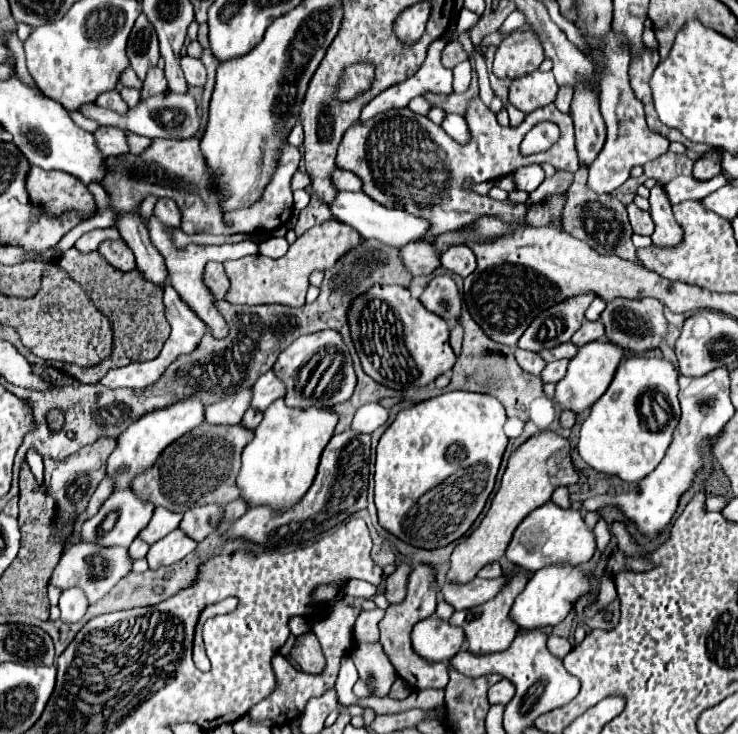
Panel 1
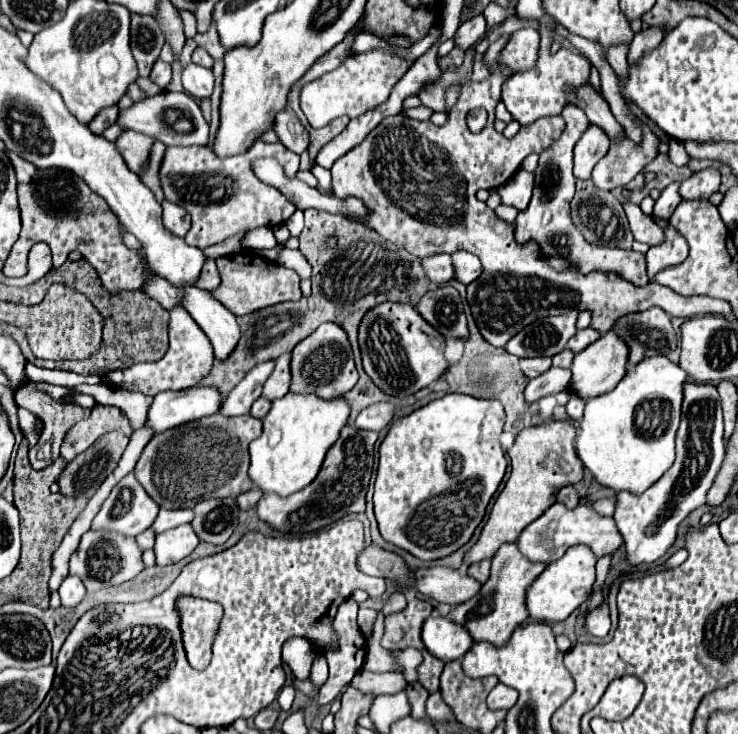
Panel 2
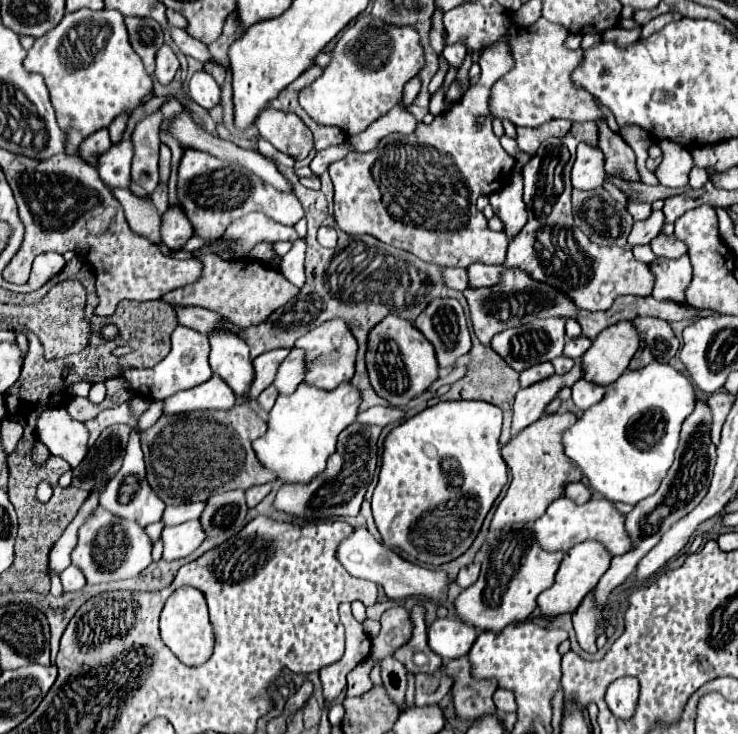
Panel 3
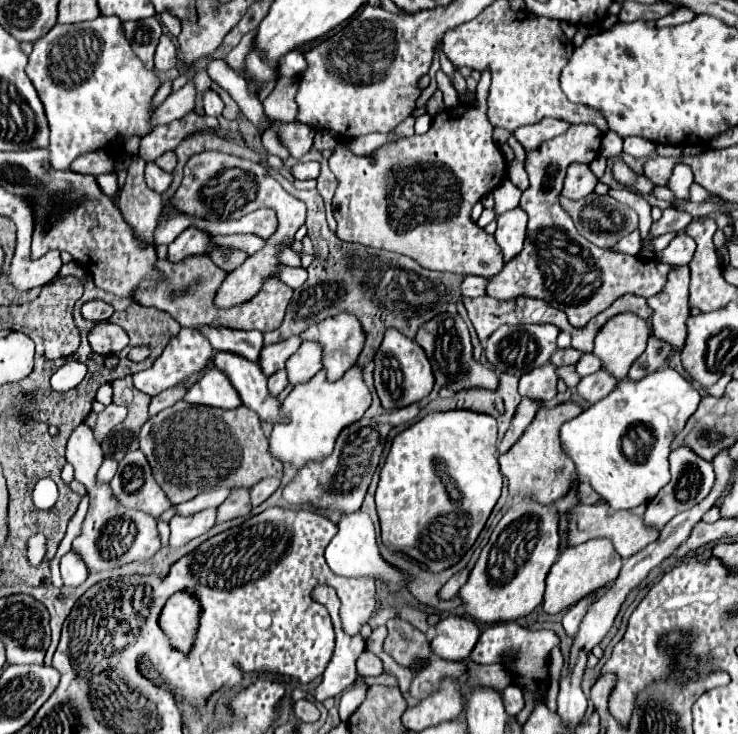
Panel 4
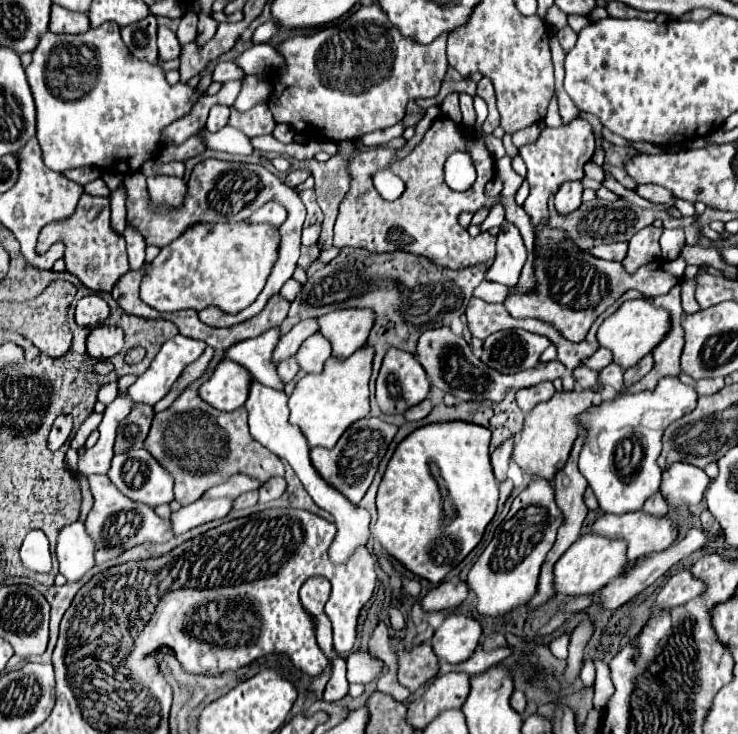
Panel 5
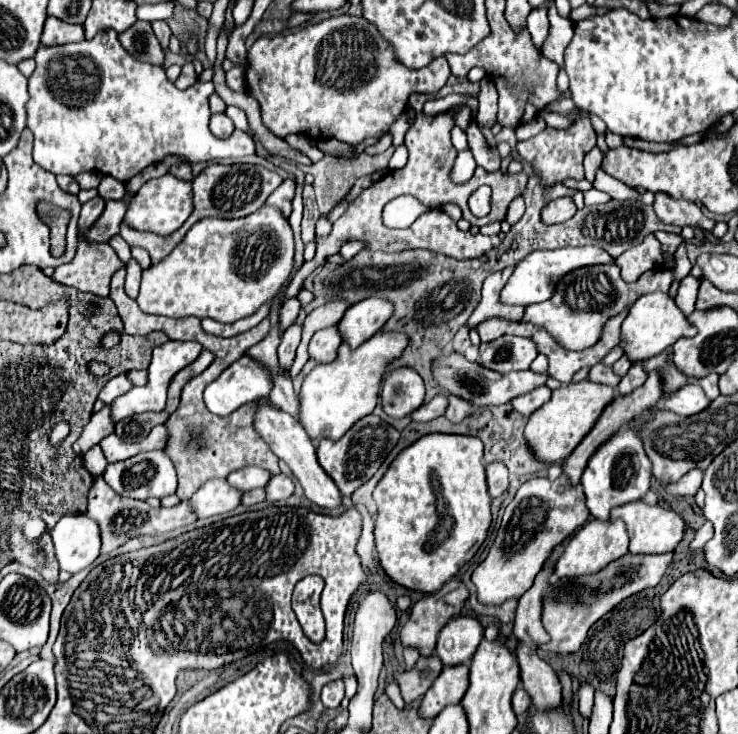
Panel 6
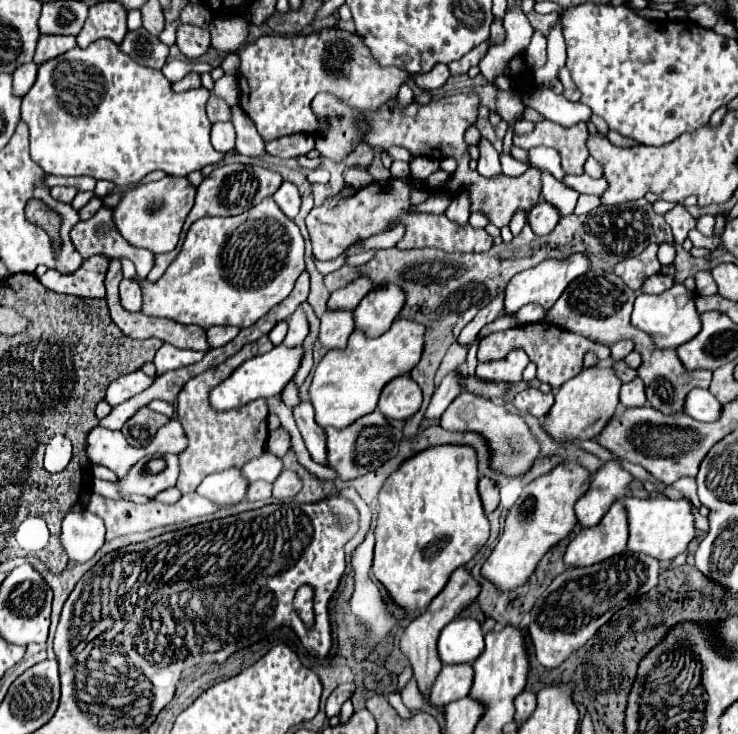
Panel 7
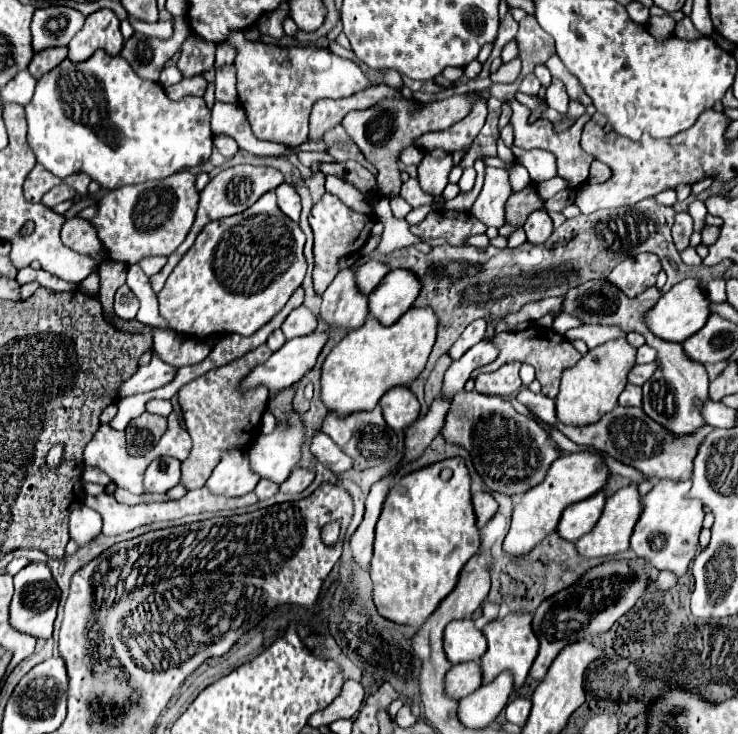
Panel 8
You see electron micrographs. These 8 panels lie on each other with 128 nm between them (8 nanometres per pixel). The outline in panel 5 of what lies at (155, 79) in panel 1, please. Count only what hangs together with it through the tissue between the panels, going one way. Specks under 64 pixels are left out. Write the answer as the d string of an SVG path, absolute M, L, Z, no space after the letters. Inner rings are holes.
M158 26L158 52L160 52L160 60L174 60L180 54L180 44L176 34L168 28L168 26Z

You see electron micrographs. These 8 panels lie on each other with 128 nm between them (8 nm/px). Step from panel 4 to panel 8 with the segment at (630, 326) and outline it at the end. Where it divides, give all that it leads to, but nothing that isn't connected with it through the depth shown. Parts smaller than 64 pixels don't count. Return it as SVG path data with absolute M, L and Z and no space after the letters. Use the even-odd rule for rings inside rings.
M690 278L678 282L678 286L674 286L656 302L656 306L646 314L646 324L658 338L664 338L668 342L684 342L706 324L708 316L710 316L710 298L704 294L700 282Z

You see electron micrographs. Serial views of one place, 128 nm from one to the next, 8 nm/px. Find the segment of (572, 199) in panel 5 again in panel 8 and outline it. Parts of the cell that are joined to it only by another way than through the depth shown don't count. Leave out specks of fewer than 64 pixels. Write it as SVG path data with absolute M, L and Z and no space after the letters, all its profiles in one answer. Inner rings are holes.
M534 210L526 218L522 228L524 228L530 244L540 244L540 242L546 242L546 238L550 238L550 234L552 234L552 220L546 214L546 210Z

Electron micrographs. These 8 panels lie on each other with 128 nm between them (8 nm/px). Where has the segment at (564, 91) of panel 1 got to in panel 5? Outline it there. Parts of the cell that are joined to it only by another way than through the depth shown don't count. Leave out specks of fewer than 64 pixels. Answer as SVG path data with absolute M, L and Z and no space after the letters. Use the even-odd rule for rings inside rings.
M576 118L568 126L544 128L536 142L526 144L526 146L520 148L520 156L522 156L522 160L524 160L526 168L528 168L526 180L530 184L530 196L526 198L524 208L530 214L534 226L546 218L546 214L548 214L546 212L546 202L552 196L552 192L558 192L558 188L564 182L584 178L584 170L582 168L592 158L592 154L594 154L592 126L586 120L582 120L582 118ZM550 228L536 234L536 254L538 288L530 294L510 294L506 308L514 318L538 318L540 322L552 324L570 342L582 342L598 314L612 306L626 290L634 288L644 294L650 292L650 298L666 294L682 282L686 268L686 262L680 256L674 262L650 262L630 276L620 262L594 258L576 248L560 230Z

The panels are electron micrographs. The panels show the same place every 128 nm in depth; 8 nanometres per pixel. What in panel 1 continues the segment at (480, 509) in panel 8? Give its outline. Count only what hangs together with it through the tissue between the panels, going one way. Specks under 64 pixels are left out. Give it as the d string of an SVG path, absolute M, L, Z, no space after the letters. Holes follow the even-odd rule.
M554 360L554 362L550 362L540 374L542 384L550 384L550 382L558 384L562 380L562 376L566 374L566 368L568 368L568 360Z

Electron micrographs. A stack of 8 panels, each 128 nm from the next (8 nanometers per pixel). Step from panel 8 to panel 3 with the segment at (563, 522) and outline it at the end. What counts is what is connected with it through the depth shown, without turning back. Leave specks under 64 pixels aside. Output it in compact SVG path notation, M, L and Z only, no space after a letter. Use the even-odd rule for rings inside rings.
M652 362L640 370L626 370L616 382L606 386L604 398L582 412L582 416L562 434L564 452L582 470L590 486L604 498L636 506L636 502L658 490L662 478L672 466L680 426L690 410L694 410L694 400L698 400L698 396L692 380L674 370L670 364Z

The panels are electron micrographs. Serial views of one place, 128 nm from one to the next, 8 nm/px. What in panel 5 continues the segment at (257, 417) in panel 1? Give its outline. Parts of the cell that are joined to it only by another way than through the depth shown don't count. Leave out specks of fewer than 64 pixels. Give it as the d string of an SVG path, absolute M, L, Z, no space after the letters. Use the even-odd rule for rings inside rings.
M286 358L286 360L278 362L278 374L280 374L280 378L282 378L284 382L290 382L290 380L296 376L296 372L298 372L298 362L296 362L296 358Z

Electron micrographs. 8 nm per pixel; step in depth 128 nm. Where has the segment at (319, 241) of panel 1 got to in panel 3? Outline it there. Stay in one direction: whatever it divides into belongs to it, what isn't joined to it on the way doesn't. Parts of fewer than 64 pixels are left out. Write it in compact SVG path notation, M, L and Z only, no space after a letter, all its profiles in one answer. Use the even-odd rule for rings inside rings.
M200 254L202 258L202 278L190 286L182 286L180 290L172 290L162 296L164 302L168 304L178 304L178 306L202 306L206 310L218 312L222 318L228 322L248 328L248 326L258 326L266 322L266 318L284 306L288 300L292 300L298 294L298 288L290 284L280 272L262 266L256 260L237 259L222 260L216 254Z

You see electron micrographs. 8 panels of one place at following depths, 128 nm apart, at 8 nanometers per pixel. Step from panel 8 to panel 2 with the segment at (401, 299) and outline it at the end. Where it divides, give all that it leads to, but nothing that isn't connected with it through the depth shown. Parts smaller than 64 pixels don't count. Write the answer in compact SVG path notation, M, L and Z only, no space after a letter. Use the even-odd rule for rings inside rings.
M322 324L314 334L304 338L292 350L292 392L318 394L320 398L336 398L346 394L358 382L352 348L346 332L338 324Z

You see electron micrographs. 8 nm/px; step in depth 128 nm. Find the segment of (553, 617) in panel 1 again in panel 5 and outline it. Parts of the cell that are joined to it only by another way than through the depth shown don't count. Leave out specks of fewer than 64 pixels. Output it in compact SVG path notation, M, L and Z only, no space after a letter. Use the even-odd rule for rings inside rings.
M584 534L562 554L562 558L554 566L556 592L562 596L592 594L604 588L608 582L612 582L622 572L622 566L626 566L626 562L628 562L626 542L610 540L610 538L596 536L596 534Z

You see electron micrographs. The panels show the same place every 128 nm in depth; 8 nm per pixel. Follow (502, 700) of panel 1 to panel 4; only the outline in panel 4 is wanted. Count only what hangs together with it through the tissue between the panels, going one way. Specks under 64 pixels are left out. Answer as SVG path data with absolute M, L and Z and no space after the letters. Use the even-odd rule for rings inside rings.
M510 684L508 688L504 688L502 692L502 698L504 698L504 706L506 706L506 712L516 716L522 708L524 708L524 698L522 698L522 690L514 684Z

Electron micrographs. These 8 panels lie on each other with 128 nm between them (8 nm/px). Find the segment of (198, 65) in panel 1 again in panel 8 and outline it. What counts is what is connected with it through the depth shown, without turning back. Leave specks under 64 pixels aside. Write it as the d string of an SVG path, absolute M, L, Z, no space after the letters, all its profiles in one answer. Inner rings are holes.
M216 136L214 138L214 146L218 148L218 152L224 158L232 158L238 152L238 144L232 138L228 138L228 136Z

